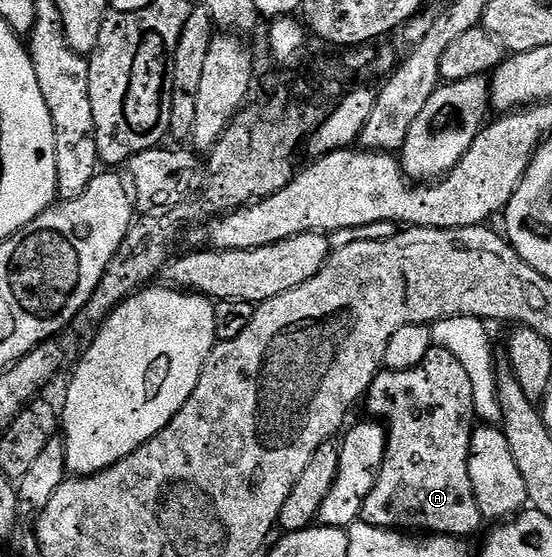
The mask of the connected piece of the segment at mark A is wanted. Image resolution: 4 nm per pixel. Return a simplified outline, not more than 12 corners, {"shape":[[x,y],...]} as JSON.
{"shape":[[450,351],[368,388],[388,450],[363,520],[468,536],[474,387]]}

